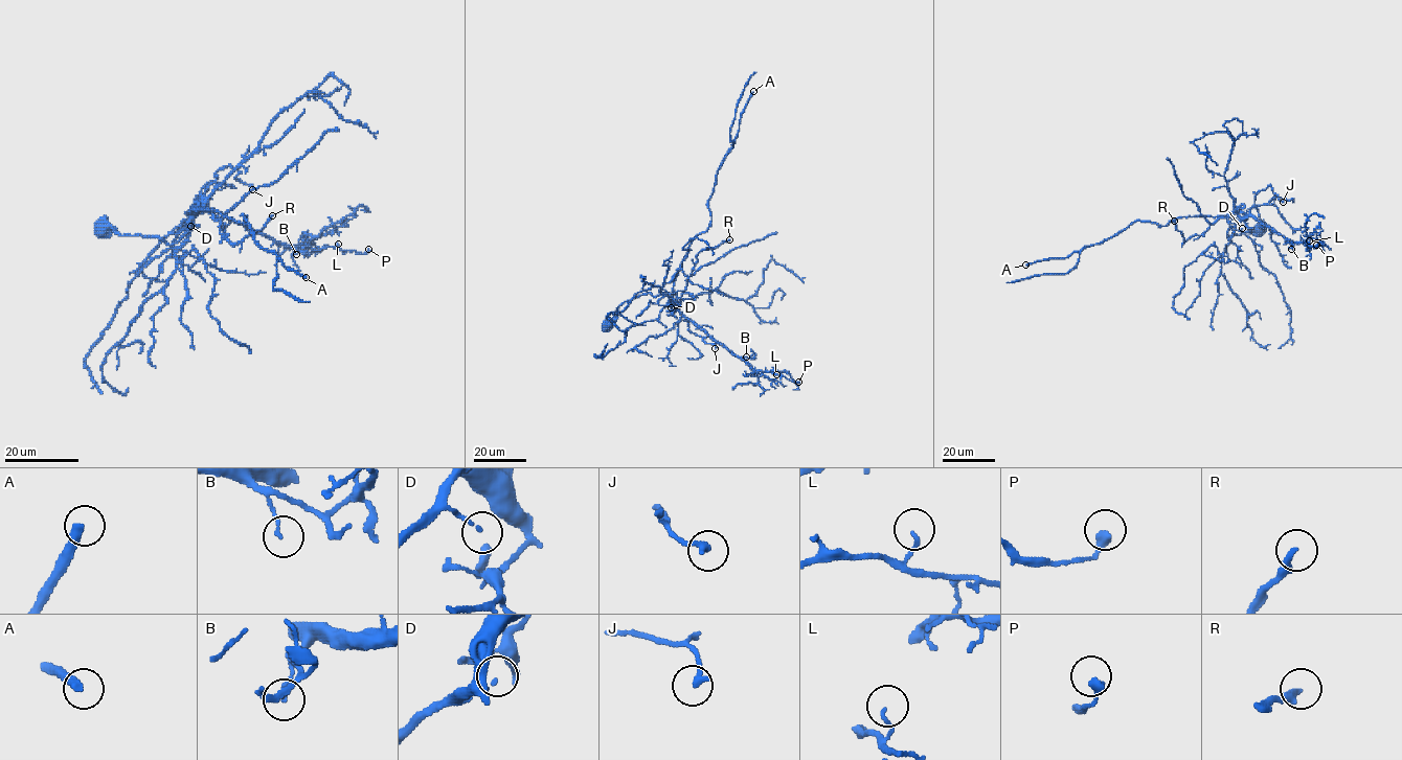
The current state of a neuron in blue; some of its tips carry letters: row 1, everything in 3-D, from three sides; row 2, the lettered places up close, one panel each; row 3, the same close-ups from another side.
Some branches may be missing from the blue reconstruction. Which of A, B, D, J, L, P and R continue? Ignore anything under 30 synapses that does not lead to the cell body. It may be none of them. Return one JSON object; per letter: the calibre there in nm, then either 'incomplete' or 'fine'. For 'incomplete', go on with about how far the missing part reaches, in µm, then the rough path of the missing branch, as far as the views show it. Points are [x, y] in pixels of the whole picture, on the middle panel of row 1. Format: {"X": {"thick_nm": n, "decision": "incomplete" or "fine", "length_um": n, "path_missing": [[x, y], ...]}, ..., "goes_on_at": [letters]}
{"A": {"thick_nm": 320, "decision": "incomplete", "length_um": 35, "path_missing": [[753, 91], [762, 54], [770, 63], [766, 74], [771, 78]]}, "B": {"thick_nm": 130, "decision": "fine"}, "D": {"thick_nm": 100, "decision": "fine"}, "J": {"thick_nm": 240, "decision": "fine"}, "L": {"thick_nm": 110, "decision": "fine"}, "P": {"thick_nm": 280, "decision": "fine"}, "R": {"thick_nm": 260, "decision": "fine"}, "goes_on_at": ["A"]}

